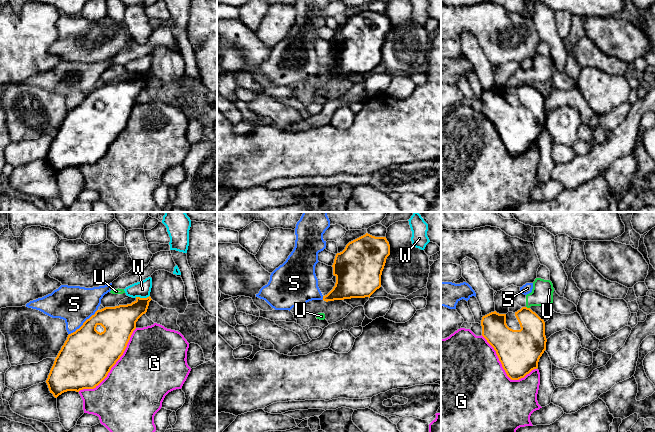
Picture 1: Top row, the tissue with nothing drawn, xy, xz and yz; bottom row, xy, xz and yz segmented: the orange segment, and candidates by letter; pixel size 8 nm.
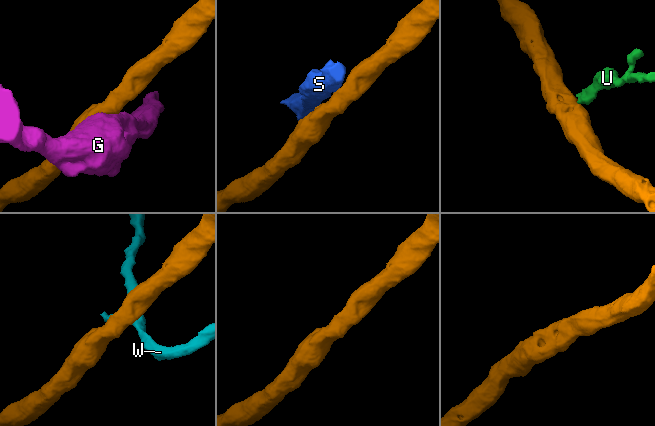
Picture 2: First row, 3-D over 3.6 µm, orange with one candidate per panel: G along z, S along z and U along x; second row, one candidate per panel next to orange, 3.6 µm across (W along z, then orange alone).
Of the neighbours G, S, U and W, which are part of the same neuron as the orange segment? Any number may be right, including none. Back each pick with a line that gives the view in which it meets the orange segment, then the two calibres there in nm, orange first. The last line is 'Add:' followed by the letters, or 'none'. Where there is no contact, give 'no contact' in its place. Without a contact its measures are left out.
Add: none

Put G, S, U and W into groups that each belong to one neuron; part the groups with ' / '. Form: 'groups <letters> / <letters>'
groups G / S / U / W

